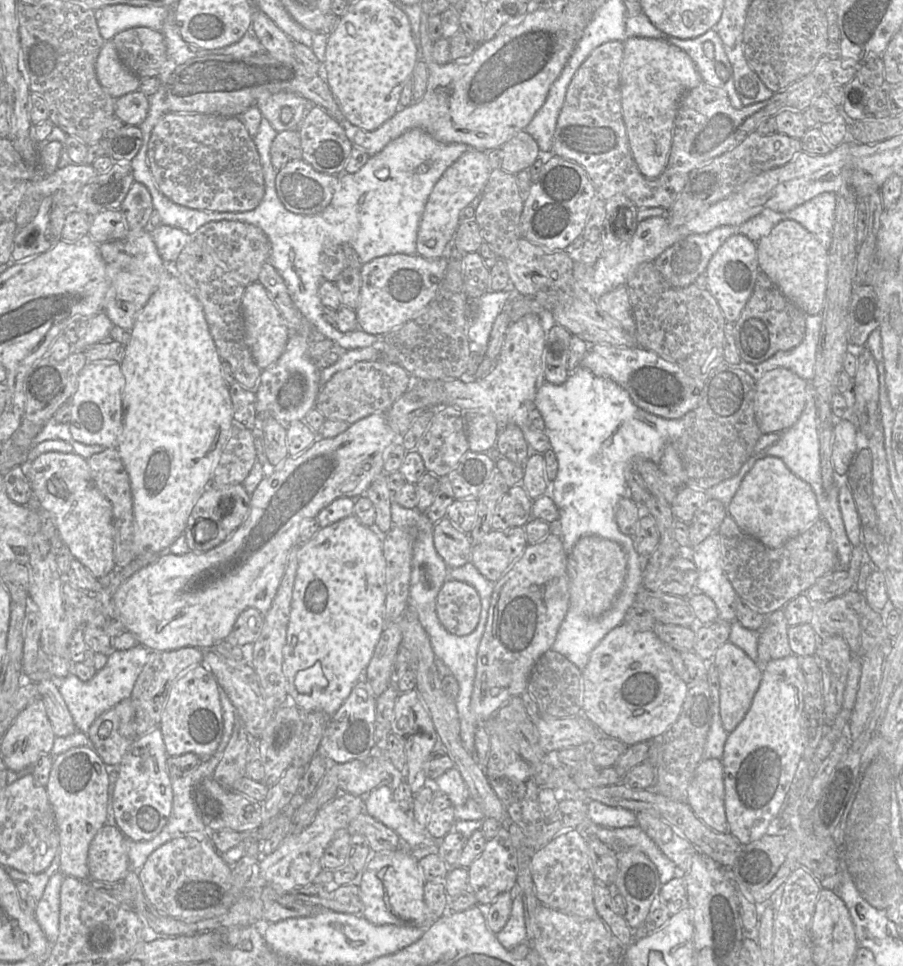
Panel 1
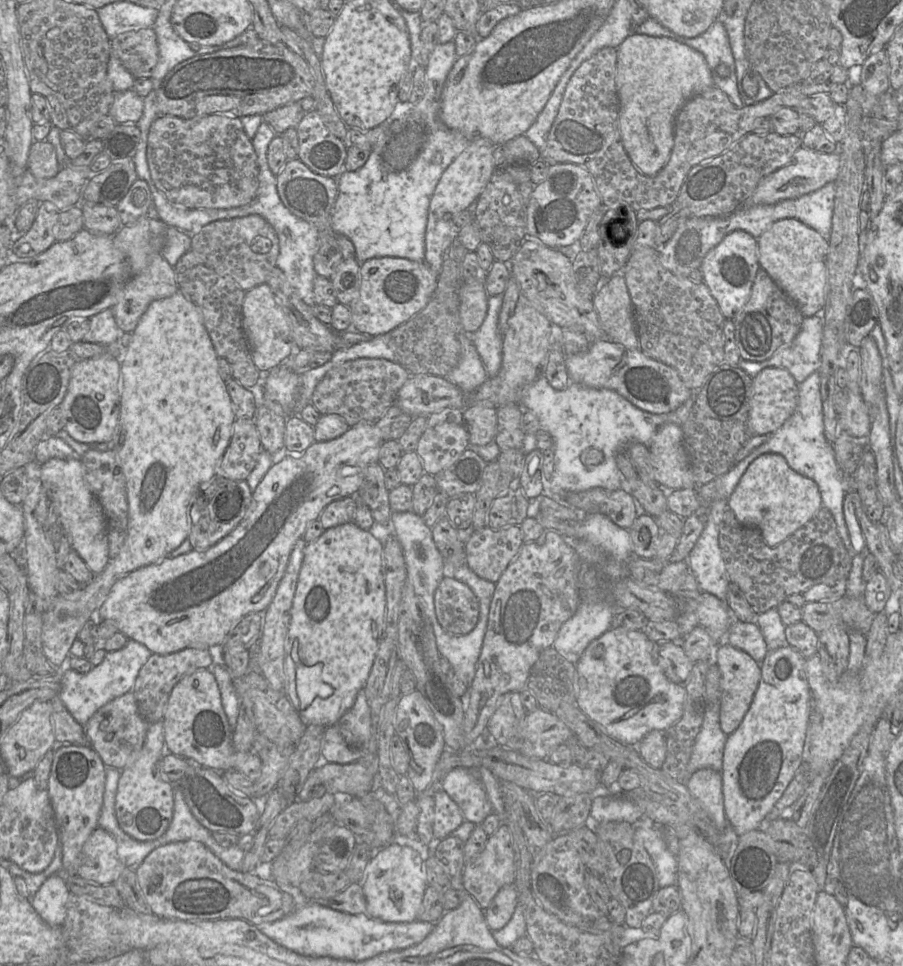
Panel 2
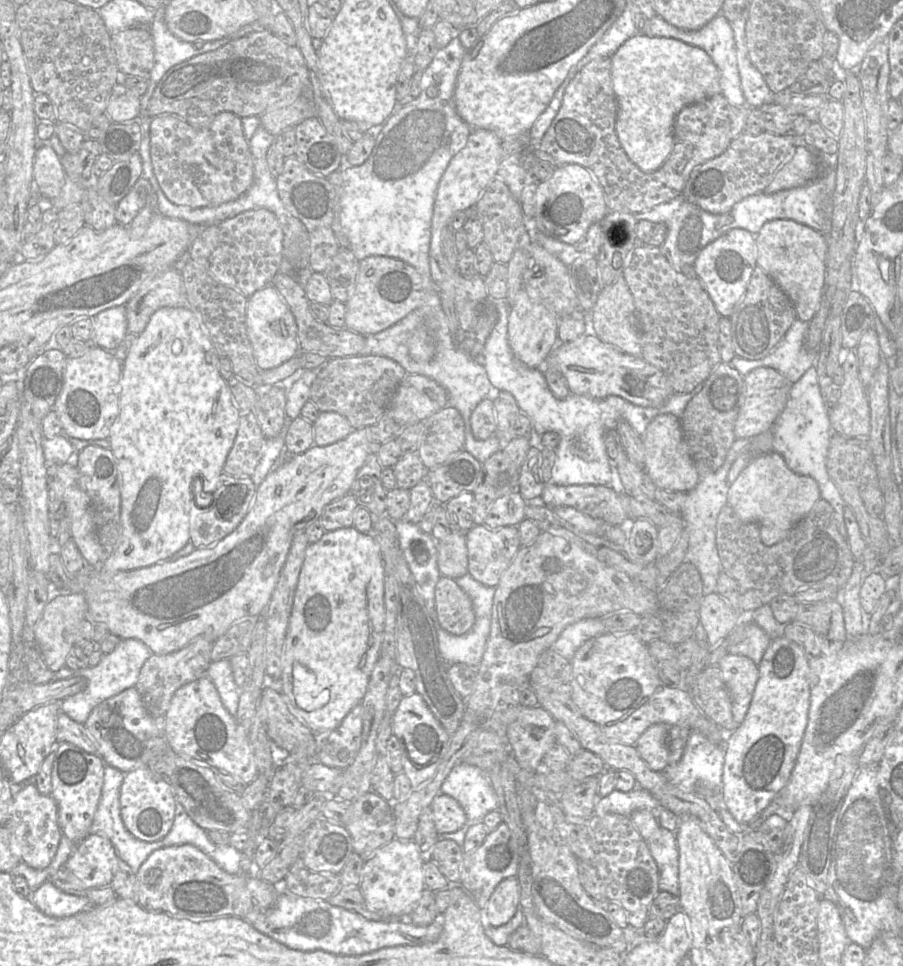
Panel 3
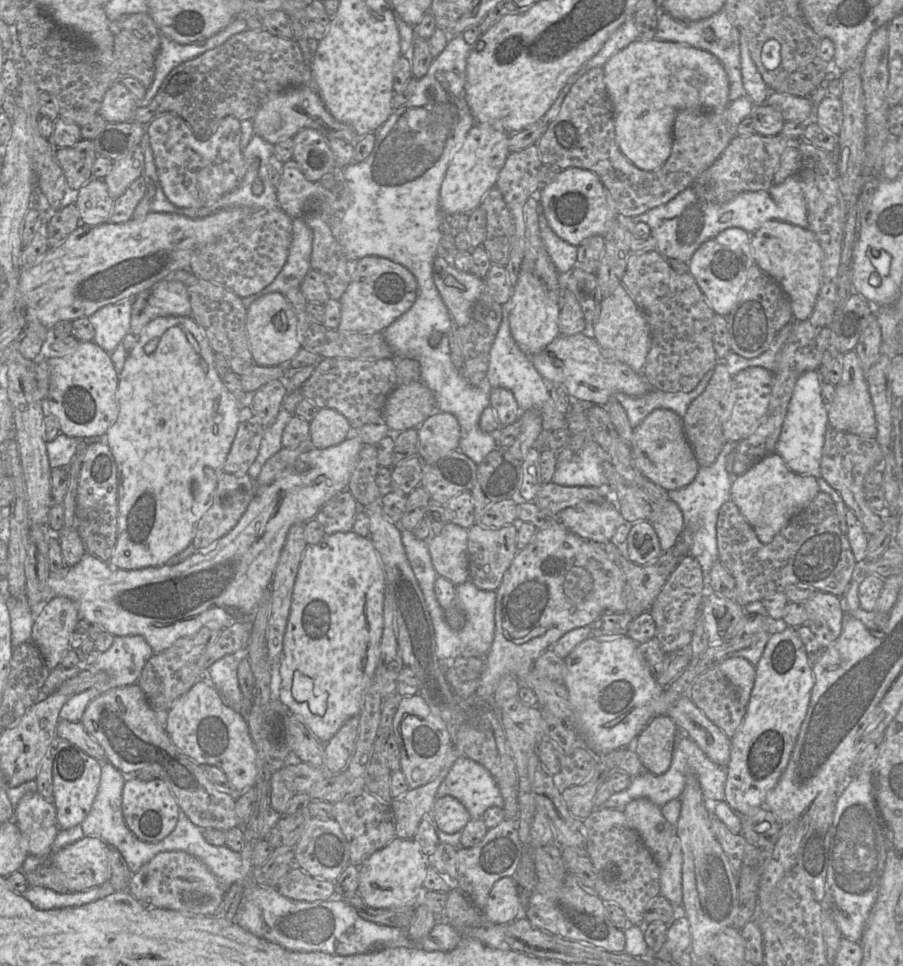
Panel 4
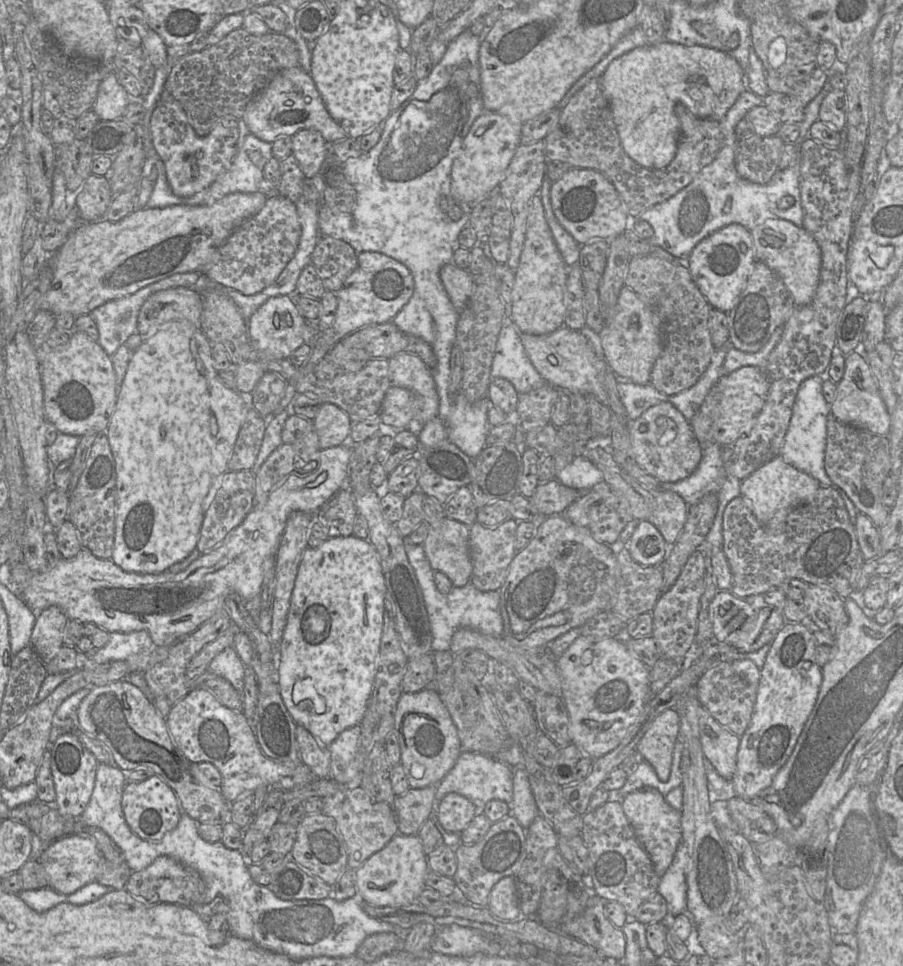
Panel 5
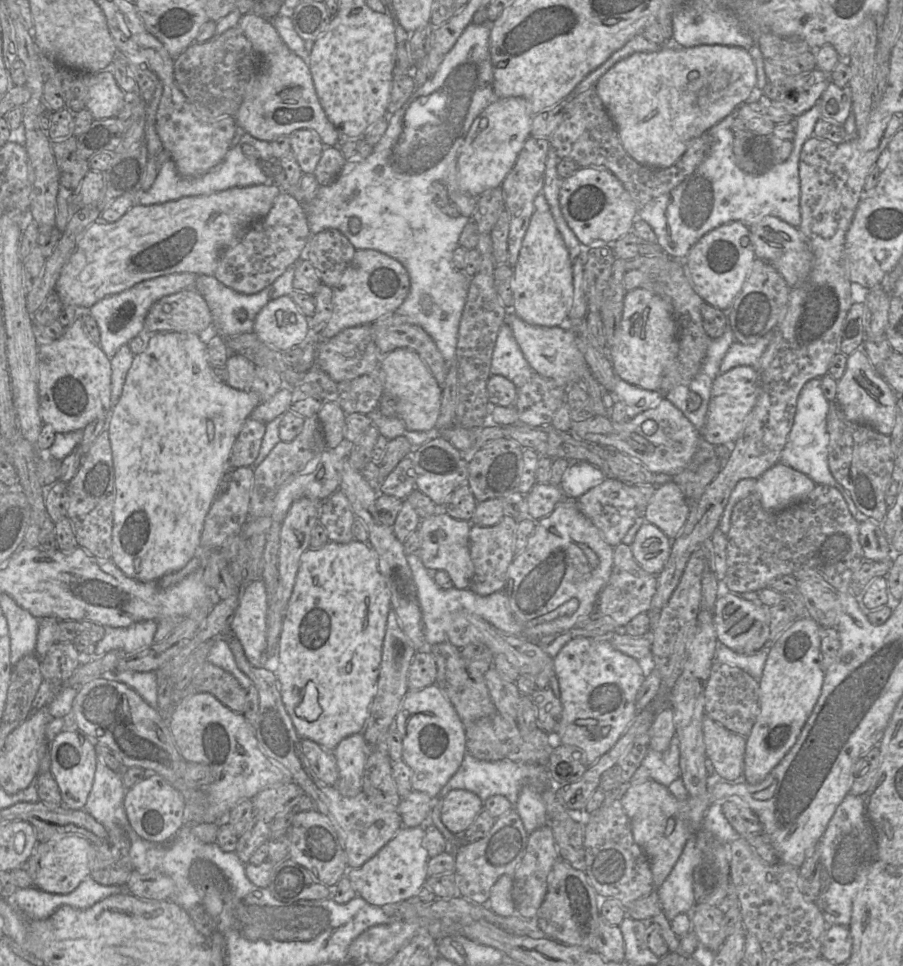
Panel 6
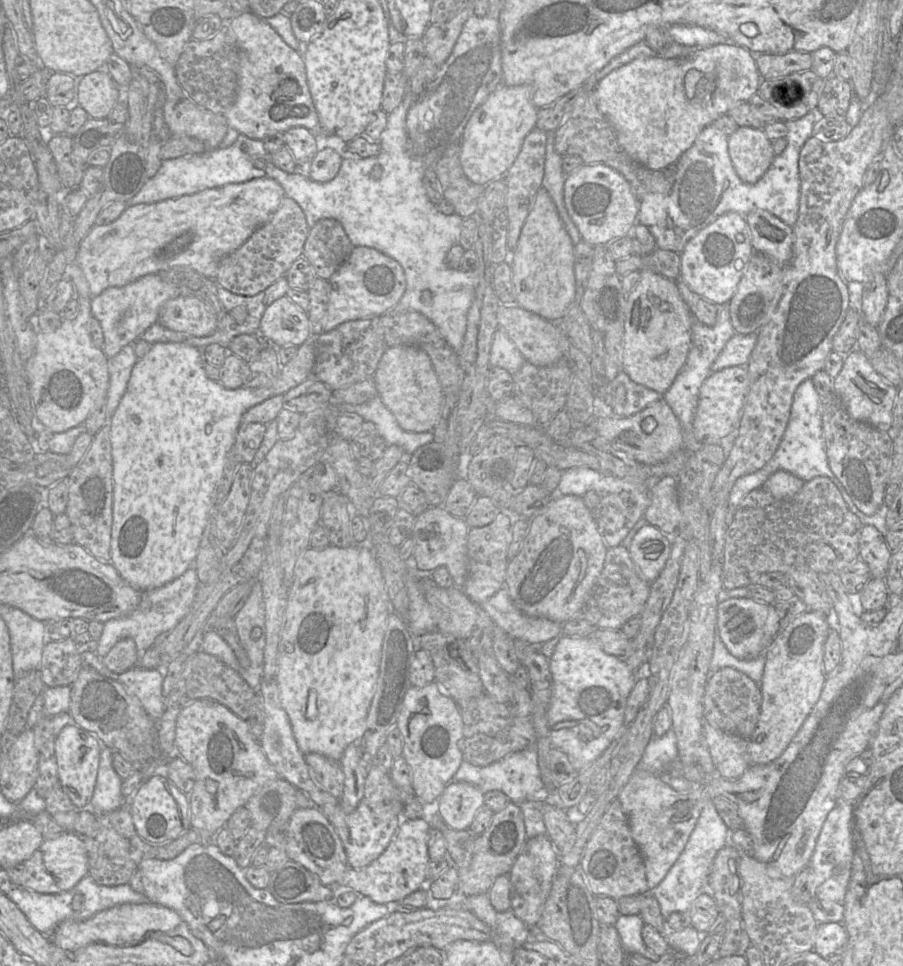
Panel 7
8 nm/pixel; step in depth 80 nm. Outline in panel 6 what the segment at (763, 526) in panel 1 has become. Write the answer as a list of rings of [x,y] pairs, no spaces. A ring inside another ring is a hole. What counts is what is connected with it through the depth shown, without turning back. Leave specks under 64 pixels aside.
[[[777,462],[756,479],[754,493],[765,510],[781,512],[803,500],[815,485],[805,474]]]

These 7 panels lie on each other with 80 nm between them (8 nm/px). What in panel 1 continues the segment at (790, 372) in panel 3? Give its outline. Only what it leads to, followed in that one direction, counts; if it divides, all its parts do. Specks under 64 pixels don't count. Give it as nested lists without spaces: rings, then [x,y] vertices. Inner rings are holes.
[[[822,313],[806,315],[805,335],[801,343],[788,351],[779,351],[771,358],[759,364],[741,362],[737,367],[759,380],[766,372],[774,368],[787,368],[800,378],[811,381],[814,376],[816,350],[822,326]]]

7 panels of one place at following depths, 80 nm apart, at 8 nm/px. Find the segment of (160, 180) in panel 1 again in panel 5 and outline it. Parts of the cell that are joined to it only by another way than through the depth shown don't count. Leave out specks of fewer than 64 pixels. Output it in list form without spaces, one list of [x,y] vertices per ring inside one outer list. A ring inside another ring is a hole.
[[[164,89],[151,116],[149,130],[153,146],[165,166],[169,186],[172,192],[179,197],[191,197],[209,187],[221,173],[231,167],[238,152],[239,126],[237,119],[225,116],[215,124],[207,136],[199,137],[189,123],[181,104]]]

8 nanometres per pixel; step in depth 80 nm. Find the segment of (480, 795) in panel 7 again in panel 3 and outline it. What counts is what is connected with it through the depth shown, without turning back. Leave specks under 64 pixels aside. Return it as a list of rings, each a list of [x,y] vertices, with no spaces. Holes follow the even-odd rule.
[[[440,792],[436,795],[431,808],[438,834],[455,832],[468,823],[466,813],[460,803],[447,794]]]

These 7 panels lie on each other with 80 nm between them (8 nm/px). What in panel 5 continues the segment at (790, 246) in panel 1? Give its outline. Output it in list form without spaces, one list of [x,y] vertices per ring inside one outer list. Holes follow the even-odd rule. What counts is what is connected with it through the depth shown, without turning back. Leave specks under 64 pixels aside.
[[[769,218],[750,231],[755,258],[779,275],[791,293],[795,307],[809,304],[820,280],[821,251],[802,227],[784,219]]]

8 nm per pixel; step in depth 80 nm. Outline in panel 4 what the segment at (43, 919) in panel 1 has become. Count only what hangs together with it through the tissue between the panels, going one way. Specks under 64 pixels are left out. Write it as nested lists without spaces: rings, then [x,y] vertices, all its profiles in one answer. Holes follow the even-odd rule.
[[[110,884],[93,887],[80,892],[59,893],[42,886],[28,886],[21,894],[33,906],[40,910],[51,910],[64,907],[76,907],[93,902],[114,892]]]

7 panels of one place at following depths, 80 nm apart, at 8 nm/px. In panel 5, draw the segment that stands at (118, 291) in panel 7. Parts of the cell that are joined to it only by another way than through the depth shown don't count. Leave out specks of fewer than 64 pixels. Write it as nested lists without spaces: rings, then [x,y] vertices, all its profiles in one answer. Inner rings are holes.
[[[186,272],[174,274],[165,279],[149,284],[139,289],[133,294],[108,301],[102,304],[101,306],[95,308],[90,313],[90,316],[97,325],[99,333],[98,343],[100,344],[100,346],[111,357],[117,351],[117,349],[126,342],[129,336],[131,336],[134,333],[138,333],[138,314],[142,305],[148,299],[149,296],[158,291],[170,288],[193,287],[198,281],[199,276],[199,272]]]

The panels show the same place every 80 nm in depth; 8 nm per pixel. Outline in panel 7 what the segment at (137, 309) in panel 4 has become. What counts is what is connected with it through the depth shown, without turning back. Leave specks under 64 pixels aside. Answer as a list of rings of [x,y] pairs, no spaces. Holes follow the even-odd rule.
[[[177,296],[163,305],[158,322],[164,327],[193,337],[211,335],[217,328],[212,307],[194,296]]]

